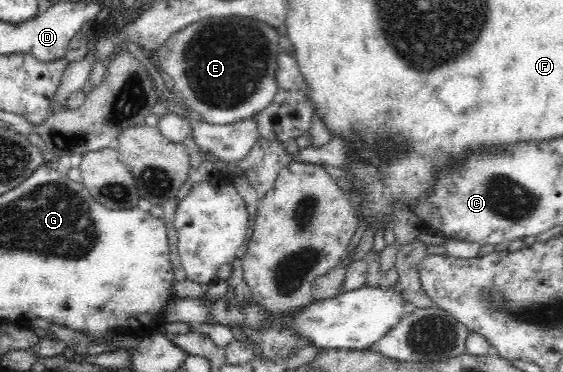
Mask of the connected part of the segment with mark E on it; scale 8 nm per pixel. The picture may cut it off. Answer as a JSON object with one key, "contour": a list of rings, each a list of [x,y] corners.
{"contour":[[[239,16],[204,19],[175,32],[154,54],[160,68],[174,80],[175,91],[202,121],[233,124],[255,118],[271,104],[276,95],[275,65],[281,53],[280,35],[276,29],[264,22]]]}

